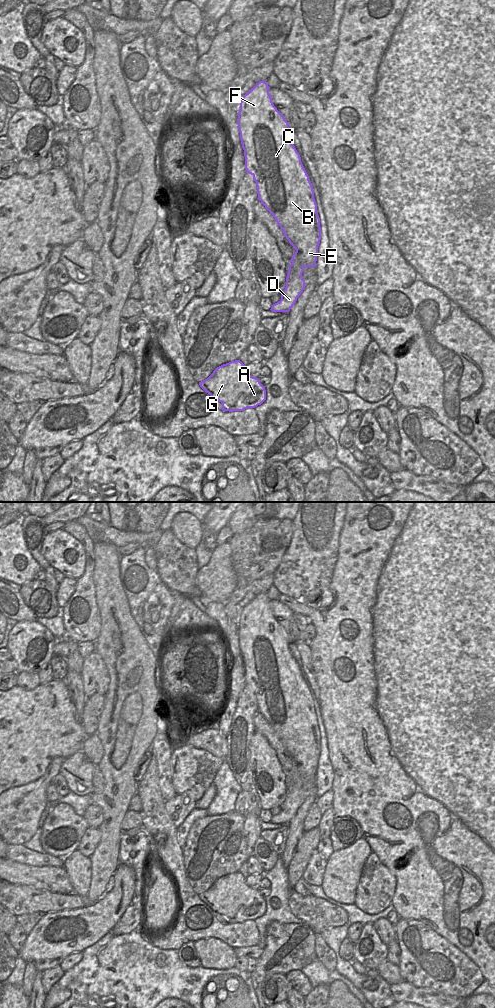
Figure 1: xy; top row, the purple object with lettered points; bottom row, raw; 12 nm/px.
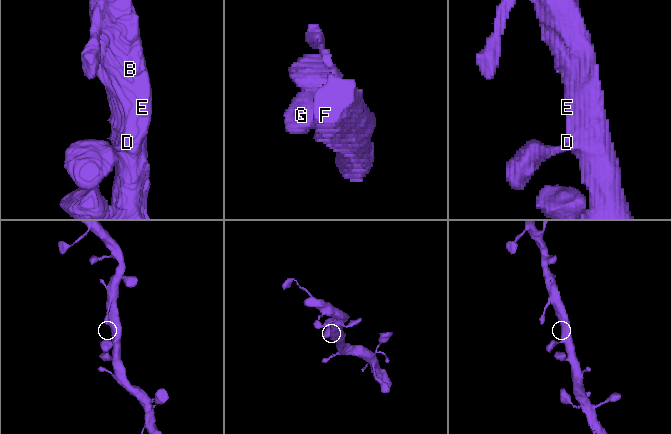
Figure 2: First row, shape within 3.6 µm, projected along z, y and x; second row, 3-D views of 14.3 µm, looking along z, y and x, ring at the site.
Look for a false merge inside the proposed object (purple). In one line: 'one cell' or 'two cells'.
one cell

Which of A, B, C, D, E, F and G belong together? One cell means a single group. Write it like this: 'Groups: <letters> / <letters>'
Groups: A B C D E F G

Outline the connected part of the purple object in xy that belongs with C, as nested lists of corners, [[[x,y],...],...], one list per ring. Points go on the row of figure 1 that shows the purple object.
[[[259,81],[248,93],[242,96],[238,112],[238,130],[244,150],[246,173],[251,174],[256,182],[258,200],[273,215],[286,239],[296,250],[291,258],[292,263],[289,265],[286,287],[281,292],[281,300],[273,304],[270,309],[272,312],[289,312],[305,289],[305,280],[302,278],[304,268],[316,266],[321,227],[309,176],[301,162],[300,154],[289,138],[289,124],[283,114],[274,106],[269,90],[266,81]]]

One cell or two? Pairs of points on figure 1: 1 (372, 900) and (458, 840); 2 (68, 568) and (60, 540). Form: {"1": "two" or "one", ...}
{"1": "two", "2": "one"}

